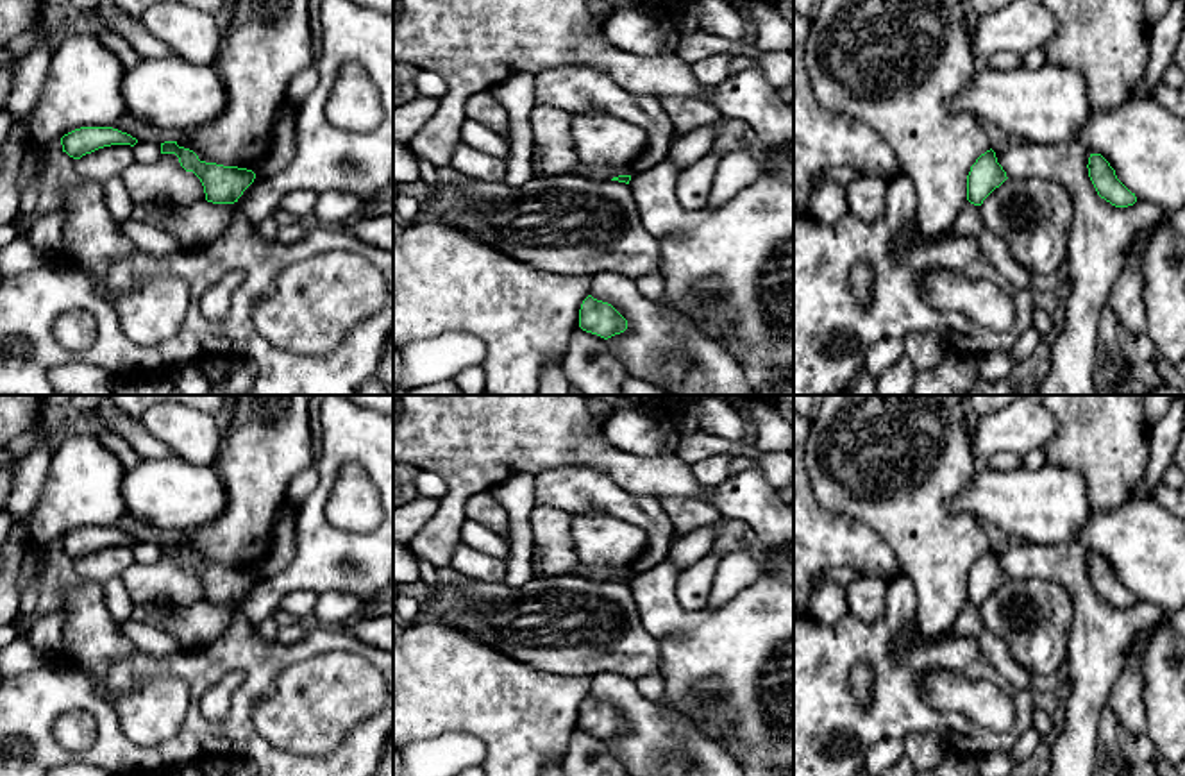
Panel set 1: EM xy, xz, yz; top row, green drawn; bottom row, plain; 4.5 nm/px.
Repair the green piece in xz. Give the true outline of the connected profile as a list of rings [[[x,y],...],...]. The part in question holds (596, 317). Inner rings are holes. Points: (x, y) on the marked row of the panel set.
[[[588,295],[579,309],[579,327],[604,340],[627,329],[627,320],[608,302]]]

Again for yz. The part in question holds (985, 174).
[[[992,148],[987,150],[976,159],[967,175],[967,200],[974,206],[981,206],[1006,179],[1006,172],[997,163],[996,152]]]

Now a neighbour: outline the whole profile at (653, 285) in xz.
[[[647,274],[636,281],[636,286],[652,302],[658,302],[665,293],[665,279],[661,274]]]

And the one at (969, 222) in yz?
[[[967,202],[962,207],[960,215],[956,216],[954,224],[947,231],[937,232],[937,234],[926,234],[920,225],[915,229],[903,229],[895,234],[895,249],[903,252],[913,245],[933,243],[947,236],[978,238],[983,229],[985,229],[985,224],[981,218],[979,206]]]

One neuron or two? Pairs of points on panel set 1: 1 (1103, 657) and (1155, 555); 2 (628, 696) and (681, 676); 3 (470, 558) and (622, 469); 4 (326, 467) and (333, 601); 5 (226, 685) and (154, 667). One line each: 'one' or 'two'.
1: two
2: two
3: two
4: two
5: two

